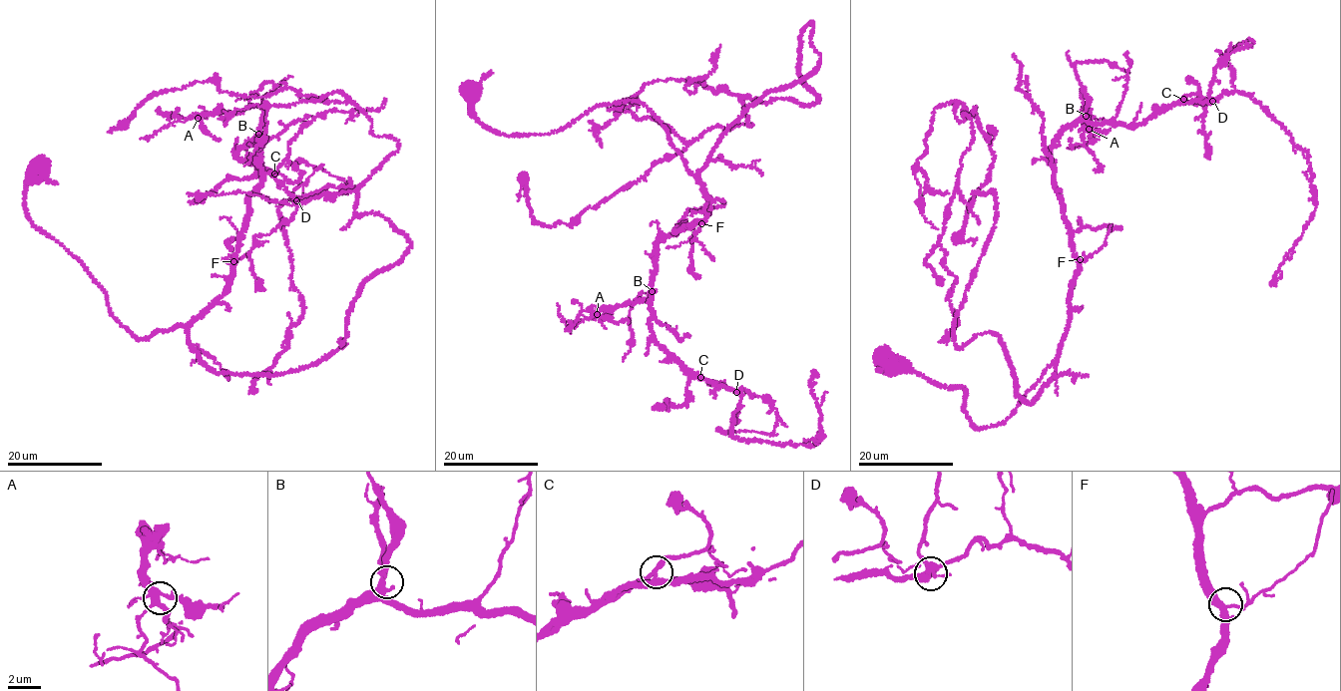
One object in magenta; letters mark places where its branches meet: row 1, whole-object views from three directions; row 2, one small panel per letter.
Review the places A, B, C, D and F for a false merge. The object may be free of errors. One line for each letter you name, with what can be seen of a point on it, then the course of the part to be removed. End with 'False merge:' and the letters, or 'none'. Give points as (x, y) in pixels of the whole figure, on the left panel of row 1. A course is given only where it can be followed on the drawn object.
False merge: none

